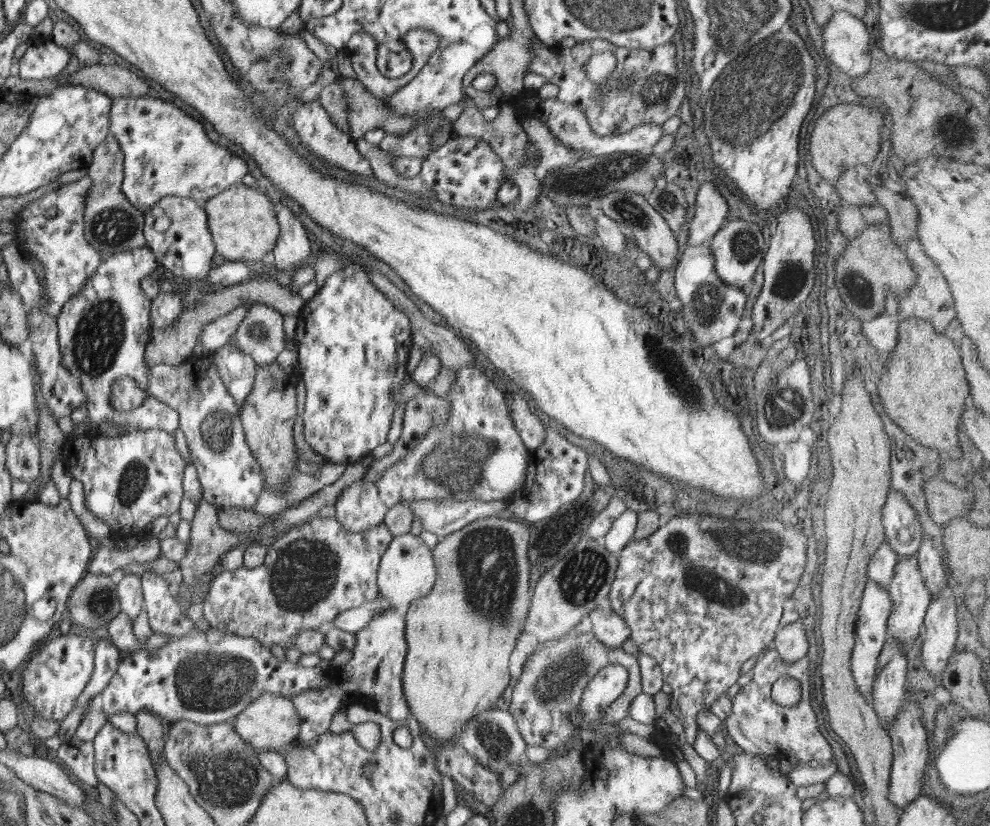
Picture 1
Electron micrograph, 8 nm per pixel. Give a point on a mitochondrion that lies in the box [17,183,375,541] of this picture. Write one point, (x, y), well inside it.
(101, 330)

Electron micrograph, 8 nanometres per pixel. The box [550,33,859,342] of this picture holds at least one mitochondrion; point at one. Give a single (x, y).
(646, 89)

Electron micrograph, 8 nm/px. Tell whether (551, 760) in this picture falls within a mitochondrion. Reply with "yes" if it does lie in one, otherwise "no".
no

